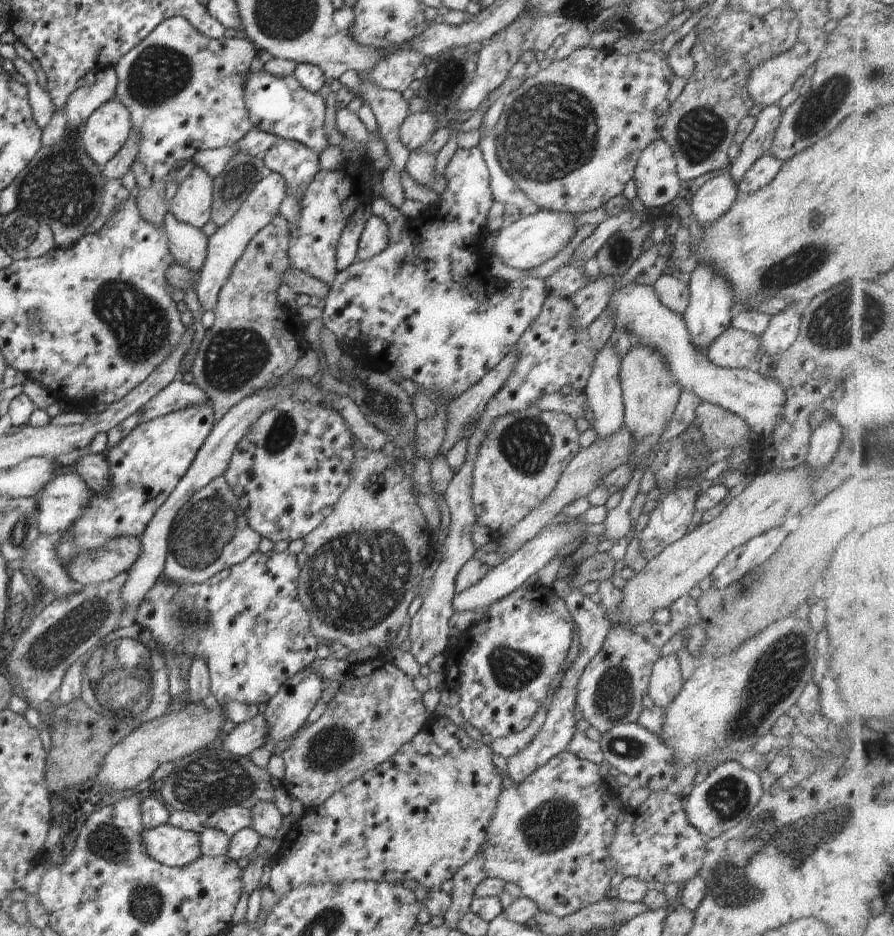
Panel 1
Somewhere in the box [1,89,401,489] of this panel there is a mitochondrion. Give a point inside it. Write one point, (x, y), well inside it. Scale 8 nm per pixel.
(61, 184)

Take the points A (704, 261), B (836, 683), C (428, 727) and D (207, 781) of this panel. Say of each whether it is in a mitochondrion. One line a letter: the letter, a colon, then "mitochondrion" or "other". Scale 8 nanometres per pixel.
A: other
B: other
C: other
D: mitochondrion

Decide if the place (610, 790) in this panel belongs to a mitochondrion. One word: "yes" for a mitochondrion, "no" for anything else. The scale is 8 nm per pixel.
no

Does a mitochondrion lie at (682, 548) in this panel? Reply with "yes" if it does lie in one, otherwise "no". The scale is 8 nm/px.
no

